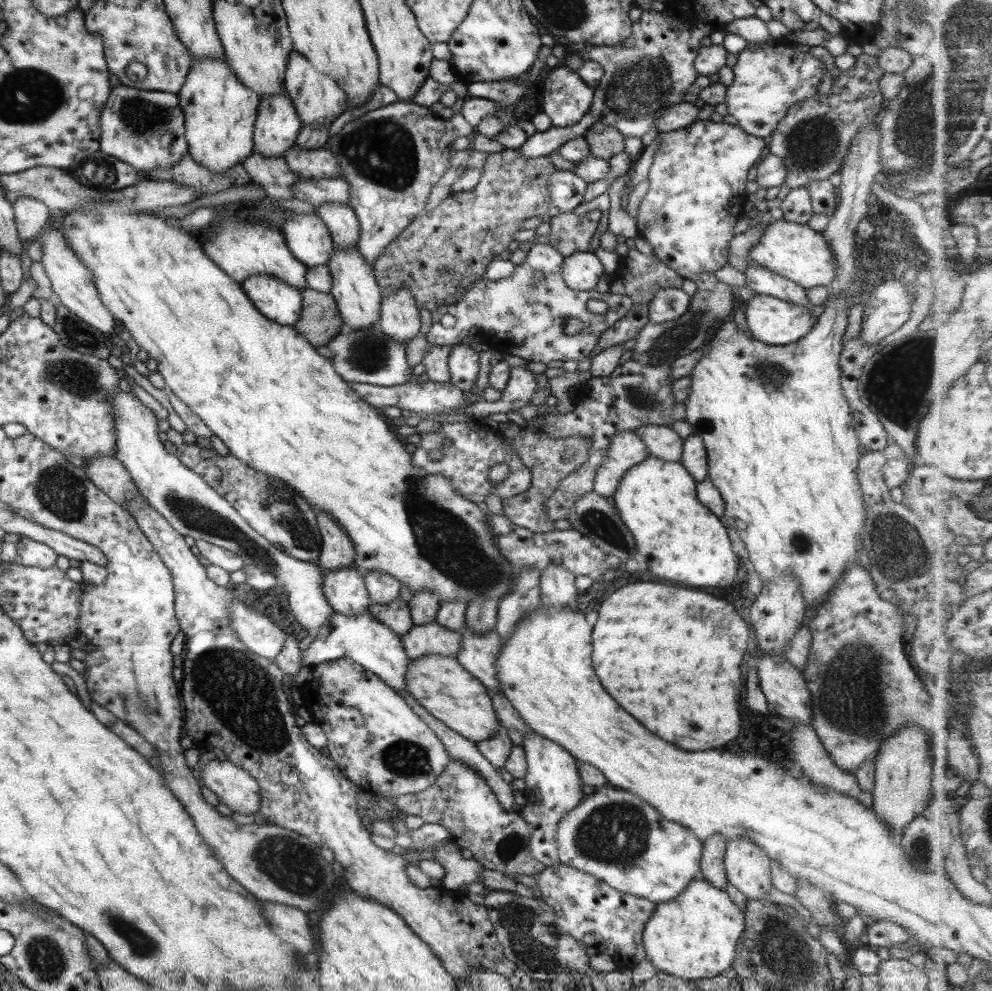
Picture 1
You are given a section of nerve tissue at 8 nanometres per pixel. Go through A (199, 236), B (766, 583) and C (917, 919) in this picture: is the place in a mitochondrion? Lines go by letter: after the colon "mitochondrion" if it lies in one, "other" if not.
A: other
B: other
C: other

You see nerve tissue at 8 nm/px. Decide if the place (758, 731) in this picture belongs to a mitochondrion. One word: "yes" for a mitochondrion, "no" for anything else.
no

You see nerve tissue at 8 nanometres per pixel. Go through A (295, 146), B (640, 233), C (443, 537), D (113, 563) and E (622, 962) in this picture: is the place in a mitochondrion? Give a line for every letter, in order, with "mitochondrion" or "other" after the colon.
A: other
B: other
C: mitochondrion
D: other
E: other

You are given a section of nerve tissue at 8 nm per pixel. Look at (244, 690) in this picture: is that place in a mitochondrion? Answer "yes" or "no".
yes

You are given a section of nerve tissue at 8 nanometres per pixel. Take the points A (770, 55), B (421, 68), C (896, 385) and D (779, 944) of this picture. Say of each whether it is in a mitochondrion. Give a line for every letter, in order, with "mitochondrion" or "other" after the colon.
A: other
B: other
C: mitochondrion
D: mitochondrion

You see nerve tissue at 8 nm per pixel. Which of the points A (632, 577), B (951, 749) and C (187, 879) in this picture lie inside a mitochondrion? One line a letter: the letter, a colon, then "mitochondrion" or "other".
A: other
B: other
C: other

